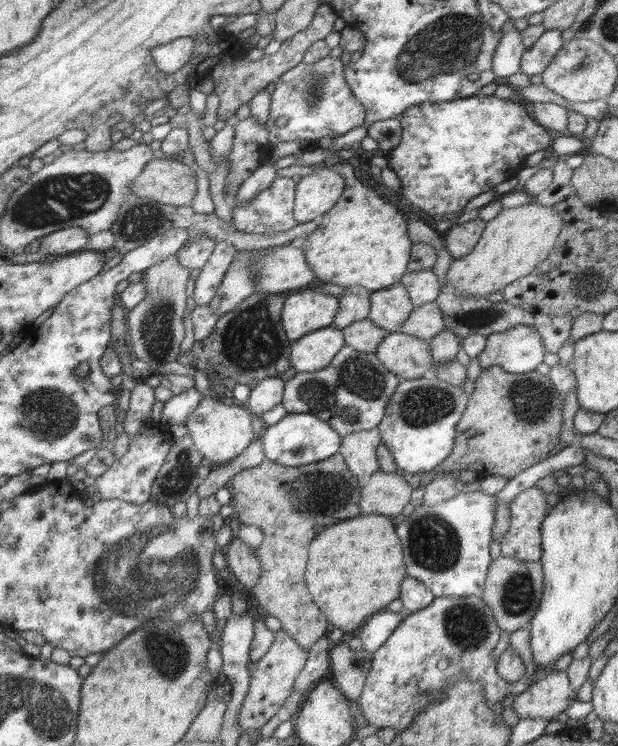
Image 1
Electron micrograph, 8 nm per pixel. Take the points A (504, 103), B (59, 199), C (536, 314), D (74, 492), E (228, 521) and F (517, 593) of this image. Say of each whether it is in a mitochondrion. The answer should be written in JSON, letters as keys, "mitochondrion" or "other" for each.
{"A":"other","B":"mitochondrion","C":"other","D":"other","E":"other","F":"mitochondrion"}

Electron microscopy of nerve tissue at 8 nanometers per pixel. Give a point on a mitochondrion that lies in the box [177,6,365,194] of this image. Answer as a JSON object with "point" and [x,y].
{"point":[314,92]}

